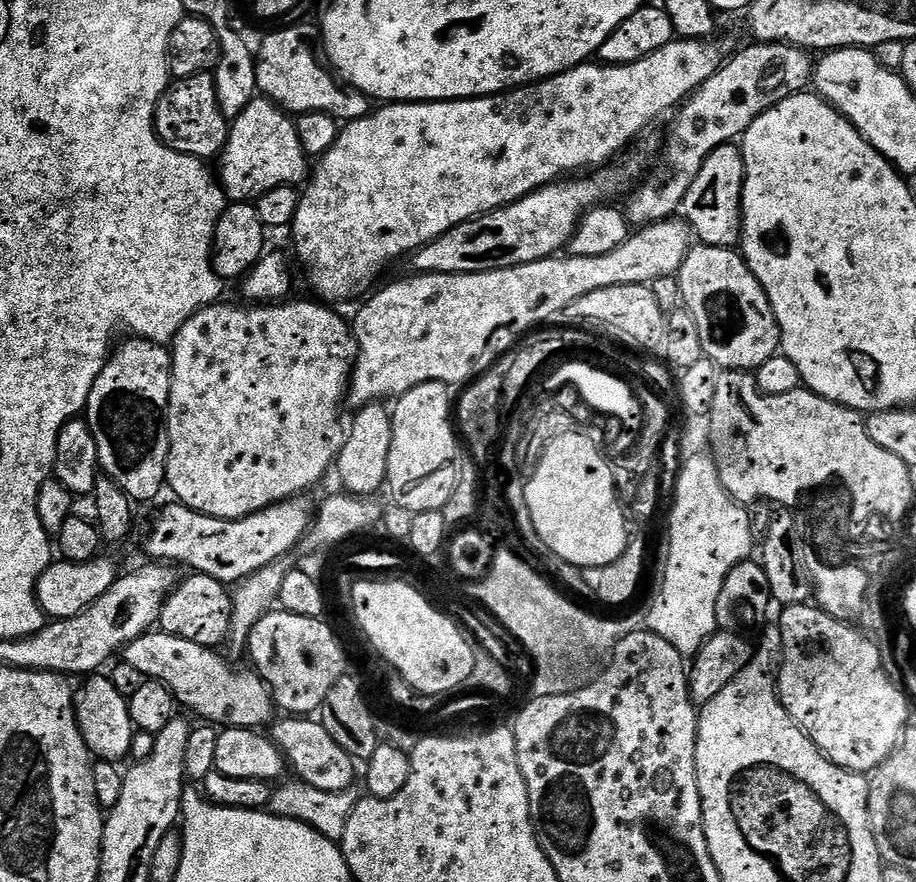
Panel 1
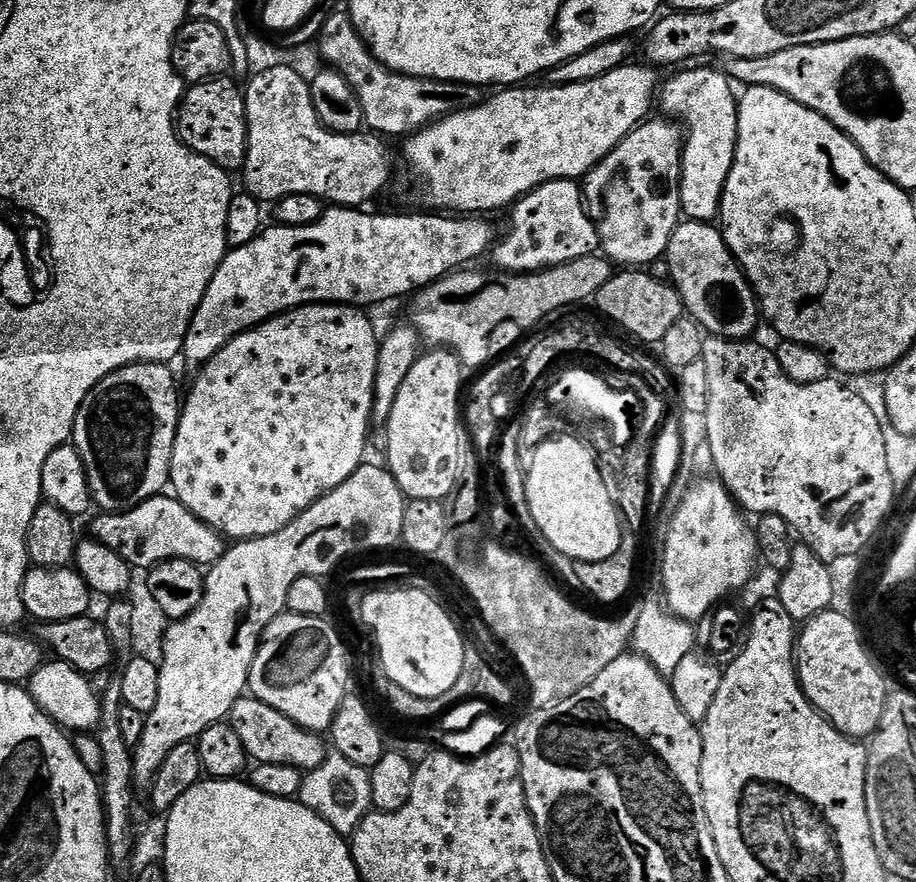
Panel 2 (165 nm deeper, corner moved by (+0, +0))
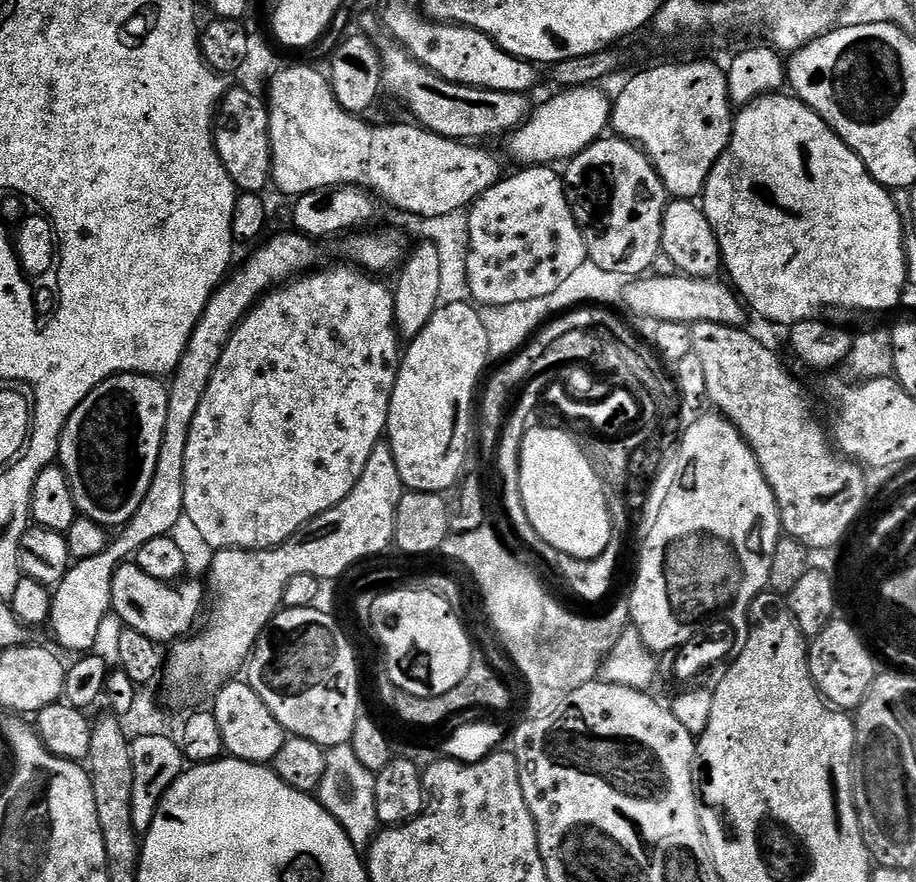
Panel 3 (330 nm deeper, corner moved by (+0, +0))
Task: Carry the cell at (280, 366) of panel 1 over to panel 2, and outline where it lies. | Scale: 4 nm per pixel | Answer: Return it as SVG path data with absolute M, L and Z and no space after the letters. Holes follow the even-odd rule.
M306 304L302 308L293 308L291 312L284 312L281 316L273 316L271 320L267 320L264 324L259 324L256 328L250 328L247 332L238 334L222 350L218 350L218 354L214 354L195 373L195 376L197 375L196 381L193 382L192 389L186 392L182 400L180 421L178 422L178 430L174 438L174 450L172 451L172 461L170 462L170 488L176 499L180 501L180 504L186 506L186 510L190 510L199 520L206 522L215 532L220 533L221 536L227 538L229 541L239 542L242 540L262 538L270 534L278 534L278 530L290 526L290 522L294 522L294 518L301 516L314 502L318 502L326 493L333 492L338 486L342 486L342 482L346 482L346 478L350 478L350 474L354 474L360 469L361 464L365 463L366 456L364 456L364 451L368 448L368 428L370 429L370 425L372 424L374 374L378 366L380 340L378 339L378 332L376 336L375 326L360 312L363 311L359 307L346 304Z

